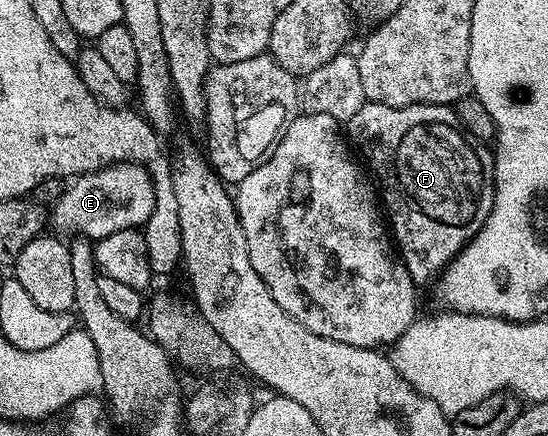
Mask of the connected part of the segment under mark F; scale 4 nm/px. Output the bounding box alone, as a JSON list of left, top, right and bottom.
[346,102,494,286]

